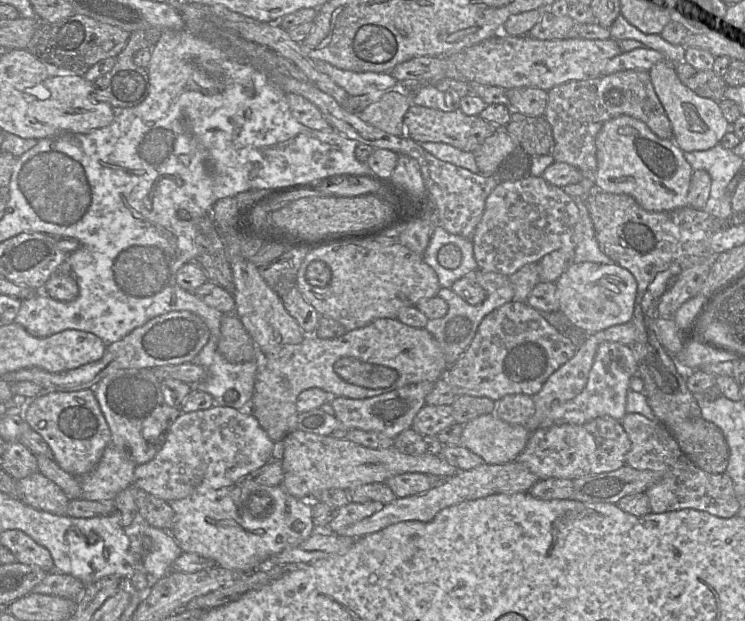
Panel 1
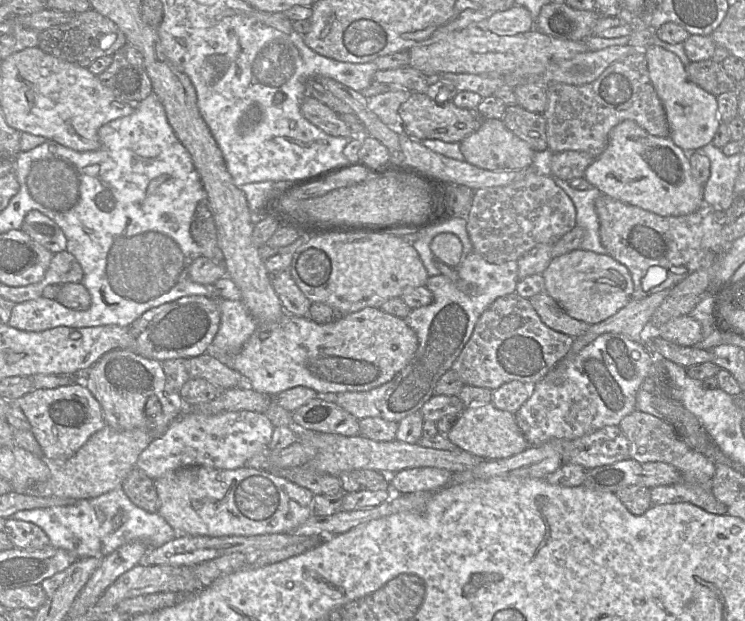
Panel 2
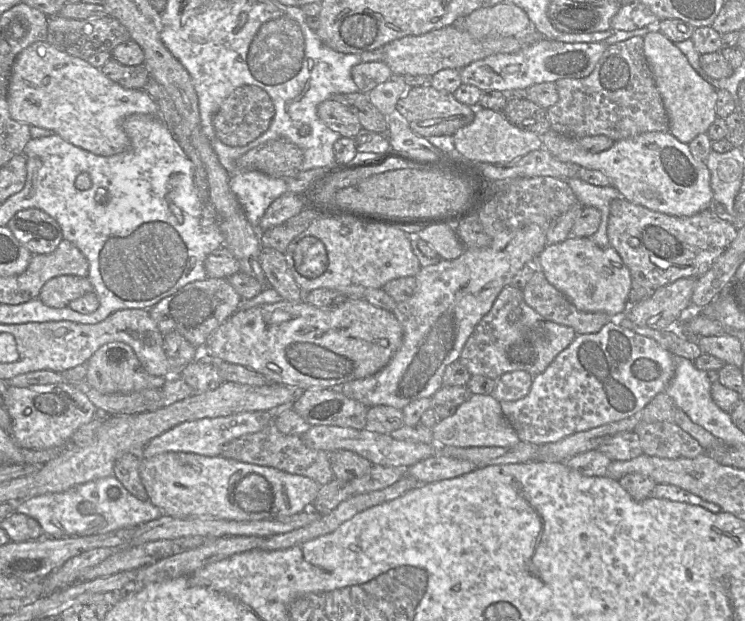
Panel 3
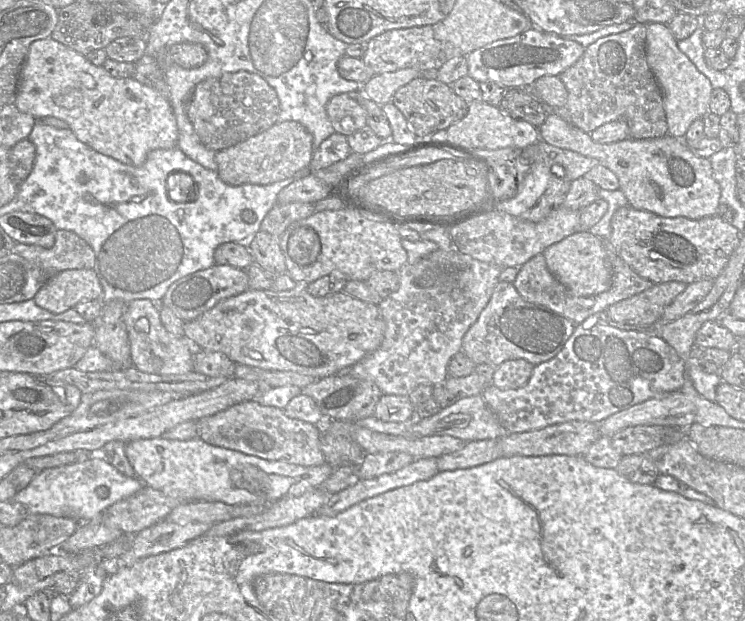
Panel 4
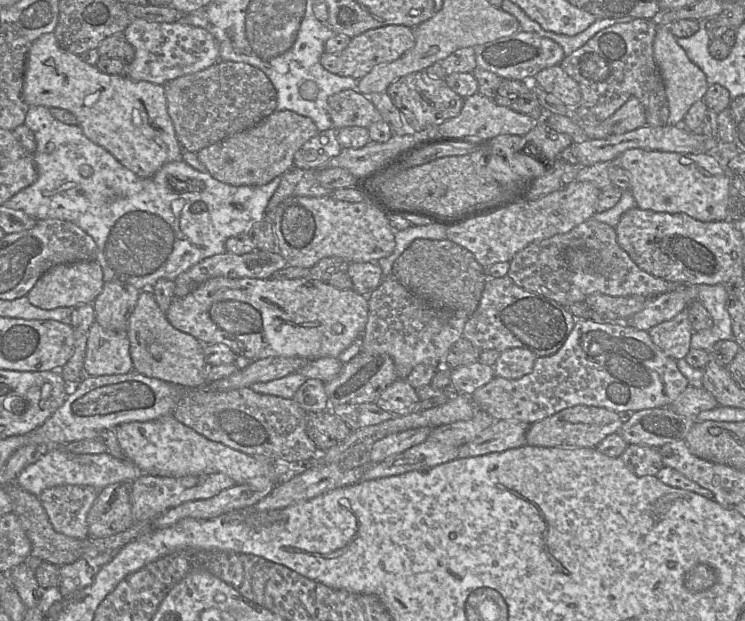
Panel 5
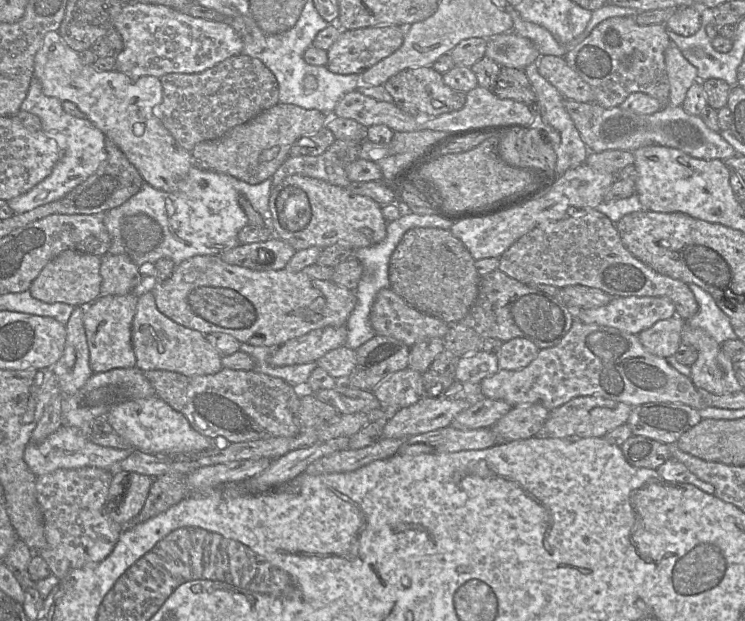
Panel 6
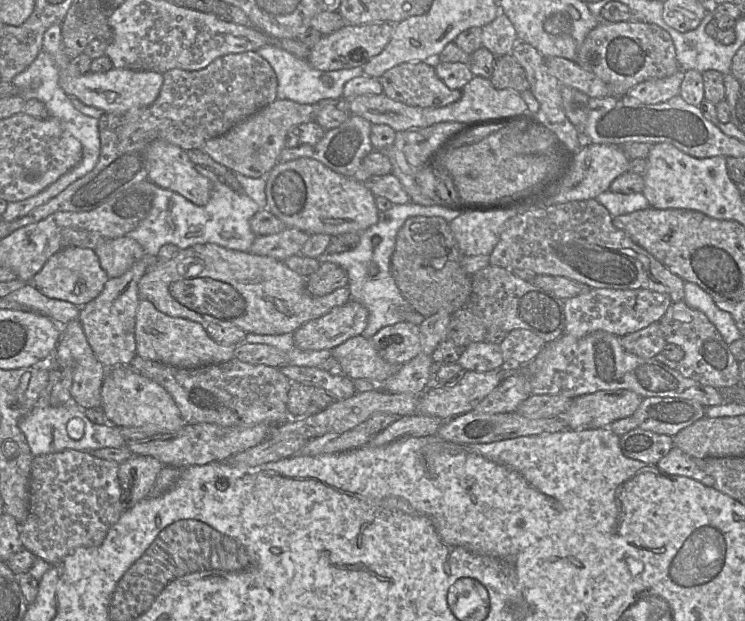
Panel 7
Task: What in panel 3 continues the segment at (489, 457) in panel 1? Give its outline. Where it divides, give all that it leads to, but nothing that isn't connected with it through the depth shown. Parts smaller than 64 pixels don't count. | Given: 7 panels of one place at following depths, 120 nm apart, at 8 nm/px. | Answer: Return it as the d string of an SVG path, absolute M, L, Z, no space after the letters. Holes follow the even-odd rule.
M470 395L451 416L438 421L431 430L439 446L511 447L520 442L517 432L503 415L499 401L492 395Z

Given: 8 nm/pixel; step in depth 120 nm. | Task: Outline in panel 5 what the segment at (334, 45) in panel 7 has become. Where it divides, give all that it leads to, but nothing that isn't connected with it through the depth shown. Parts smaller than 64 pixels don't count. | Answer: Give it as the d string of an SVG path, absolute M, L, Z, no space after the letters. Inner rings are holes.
M403 25L367 30L350 38L347 47L339 54L341 70L338 75L359 80L375 66L401 57L414 43L414 29Z

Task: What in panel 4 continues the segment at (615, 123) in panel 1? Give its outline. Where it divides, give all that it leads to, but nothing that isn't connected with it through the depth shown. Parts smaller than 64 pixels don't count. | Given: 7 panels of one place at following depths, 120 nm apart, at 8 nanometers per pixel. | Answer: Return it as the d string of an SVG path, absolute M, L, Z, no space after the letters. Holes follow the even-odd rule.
M549 111L538 132L540 140L547 144L595 158L600 165L610 169L619 180L619 189L634 209L662 217L681 216L691 220L718 214L721 189L714 179L709 159L694 155L686 145L670 135L600 144L592 140L590 133L571 125L553 111Z

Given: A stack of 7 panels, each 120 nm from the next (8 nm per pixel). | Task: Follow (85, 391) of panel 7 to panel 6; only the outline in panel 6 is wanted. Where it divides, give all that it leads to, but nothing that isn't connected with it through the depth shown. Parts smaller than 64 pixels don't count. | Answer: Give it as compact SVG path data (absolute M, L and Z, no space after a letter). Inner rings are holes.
M76 306L67 322L66 343L61 358L53 365L60 392L73 395L81 389L93 371L84 328L85 307Z

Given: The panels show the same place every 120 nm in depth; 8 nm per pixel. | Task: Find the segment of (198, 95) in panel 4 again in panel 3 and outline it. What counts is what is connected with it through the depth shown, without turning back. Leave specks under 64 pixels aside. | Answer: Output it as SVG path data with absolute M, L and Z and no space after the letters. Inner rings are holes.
M242 85L231 92L221 103L212 123L216 137L227 146L245 146L263 134L275 114L268 93L256 85Z

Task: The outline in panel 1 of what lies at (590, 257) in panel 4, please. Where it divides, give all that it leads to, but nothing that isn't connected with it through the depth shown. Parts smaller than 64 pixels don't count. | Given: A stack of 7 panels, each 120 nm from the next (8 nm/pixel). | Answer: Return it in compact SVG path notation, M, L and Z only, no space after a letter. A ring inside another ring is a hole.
M573 263L555 284L559 311L586 334L625 324L632 319L637 282L631 272L615 263Z

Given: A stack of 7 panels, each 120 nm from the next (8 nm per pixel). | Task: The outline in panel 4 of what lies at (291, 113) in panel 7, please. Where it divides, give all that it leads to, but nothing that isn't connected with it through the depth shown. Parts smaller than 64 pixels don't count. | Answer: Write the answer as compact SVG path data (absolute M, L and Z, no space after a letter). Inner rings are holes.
M276 122L267 130L215 153L218 176L226 184L267 185L298 176L307 170L312 157L312 135L299 122Z

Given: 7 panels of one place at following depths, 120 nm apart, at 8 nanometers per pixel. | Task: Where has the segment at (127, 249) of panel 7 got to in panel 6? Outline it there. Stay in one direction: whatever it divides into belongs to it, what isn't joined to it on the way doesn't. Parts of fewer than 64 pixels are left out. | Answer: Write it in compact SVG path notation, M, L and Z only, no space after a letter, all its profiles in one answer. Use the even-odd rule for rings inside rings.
M110 253L101 257L100 296L120 296L136 293L142 281L139 267L124 255Z

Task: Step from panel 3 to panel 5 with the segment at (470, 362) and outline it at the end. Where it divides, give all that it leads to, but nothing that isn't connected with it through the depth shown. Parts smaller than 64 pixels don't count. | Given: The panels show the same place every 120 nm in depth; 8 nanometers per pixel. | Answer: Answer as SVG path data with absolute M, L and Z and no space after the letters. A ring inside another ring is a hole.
M508 275L487 278L477 309L468 318L463 337L481 351L525 348L537 357L556 353L565 343L576 319L569 310L542 295L517 286Z

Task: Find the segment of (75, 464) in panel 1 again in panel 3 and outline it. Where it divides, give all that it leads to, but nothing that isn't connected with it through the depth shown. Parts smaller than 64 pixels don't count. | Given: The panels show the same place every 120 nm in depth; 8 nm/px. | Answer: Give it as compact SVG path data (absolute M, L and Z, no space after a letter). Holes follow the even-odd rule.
M68 382L7 386L3 407L11 418L11 438L19 447L34 450L65 447L78 428L102 415L83 392Z

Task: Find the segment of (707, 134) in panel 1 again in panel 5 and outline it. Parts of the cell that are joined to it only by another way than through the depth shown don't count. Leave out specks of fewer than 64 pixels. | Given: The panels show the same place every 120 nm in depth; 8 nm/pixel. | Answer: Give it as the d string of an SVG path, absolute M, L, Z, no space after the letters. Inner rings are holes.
M657 25L653 42L653 56L666 90L669 109L668 124L670 126L680 126L690 107L695 102L703 99L709 86L706 76L677 44L675 36L669 30L669 26Z

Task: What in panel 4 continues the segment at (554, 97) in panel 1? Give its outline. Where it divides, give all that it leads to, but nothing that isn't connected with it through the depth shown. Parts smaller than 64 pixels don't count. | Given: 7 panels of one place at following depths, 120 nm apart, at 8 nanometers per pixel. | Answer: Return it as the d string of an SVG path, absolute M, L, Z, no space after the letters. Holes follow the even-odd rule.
M636 23L627 31L604 36L586 47L577 62L559 75L568 91L568 98L565 105L552 109L552 111L586 133L592 133L605 123L623 119L628 124L629 138L631 139L640 140L666 136L668 127L663 96L646 60L646 33L647 25Z

